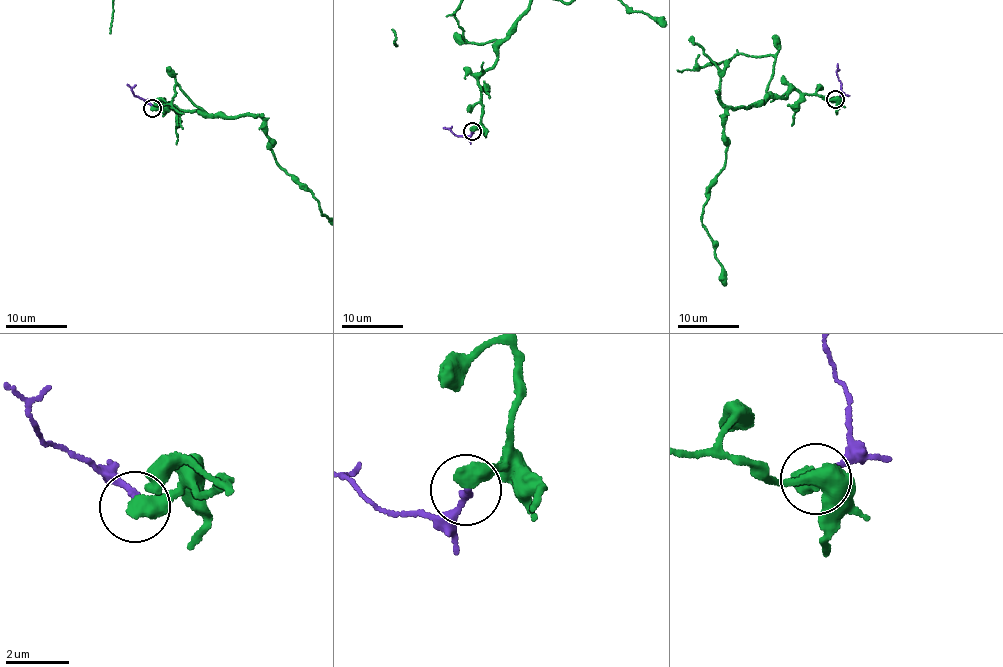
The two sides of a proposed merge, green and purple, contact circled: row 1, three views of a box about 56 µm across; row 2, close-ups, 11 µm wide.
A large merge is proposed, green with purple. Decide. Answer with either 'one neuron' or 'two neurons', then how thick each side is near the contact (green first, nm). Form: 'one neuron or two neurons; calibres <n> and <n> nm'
two neurons; calibres 600 and 200 nm

